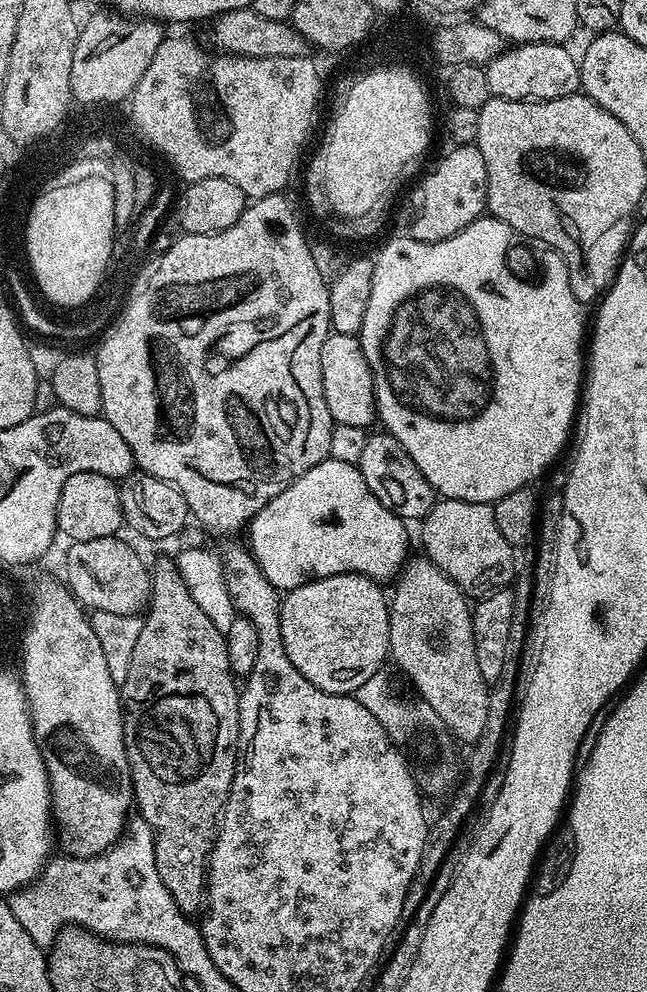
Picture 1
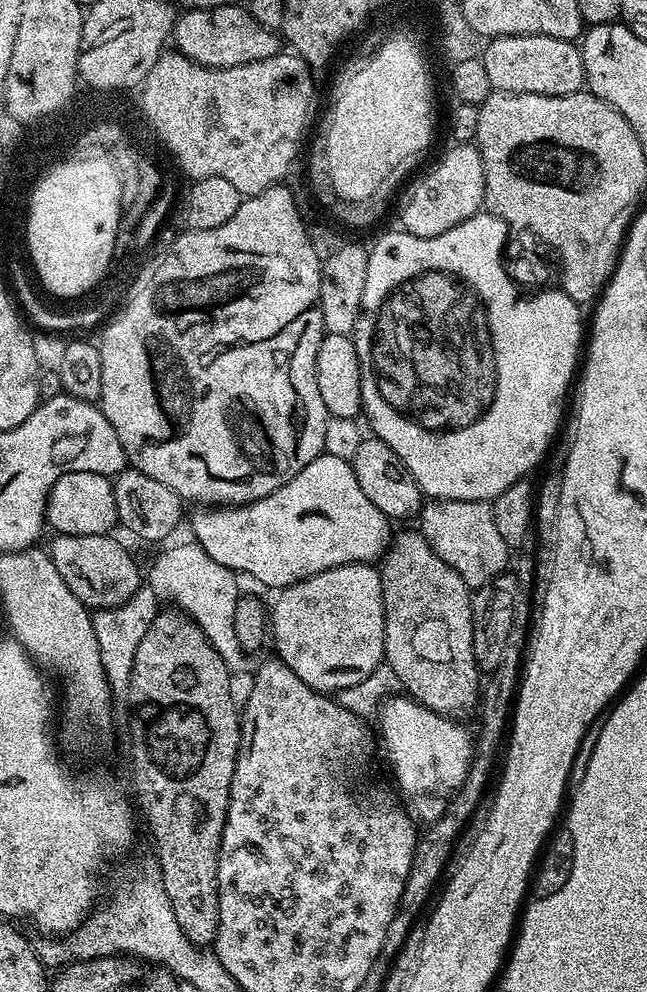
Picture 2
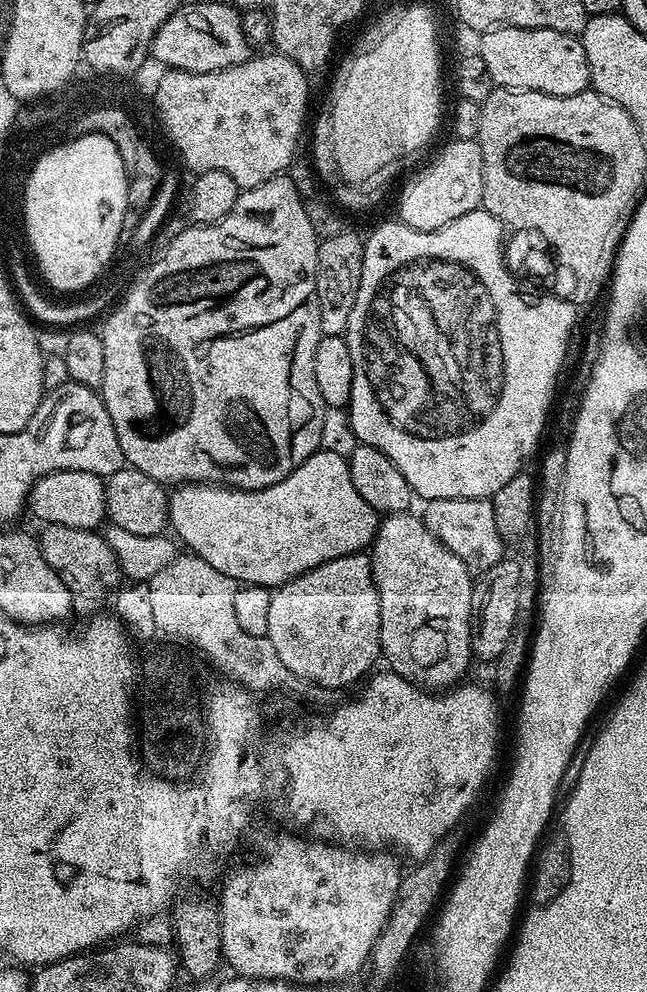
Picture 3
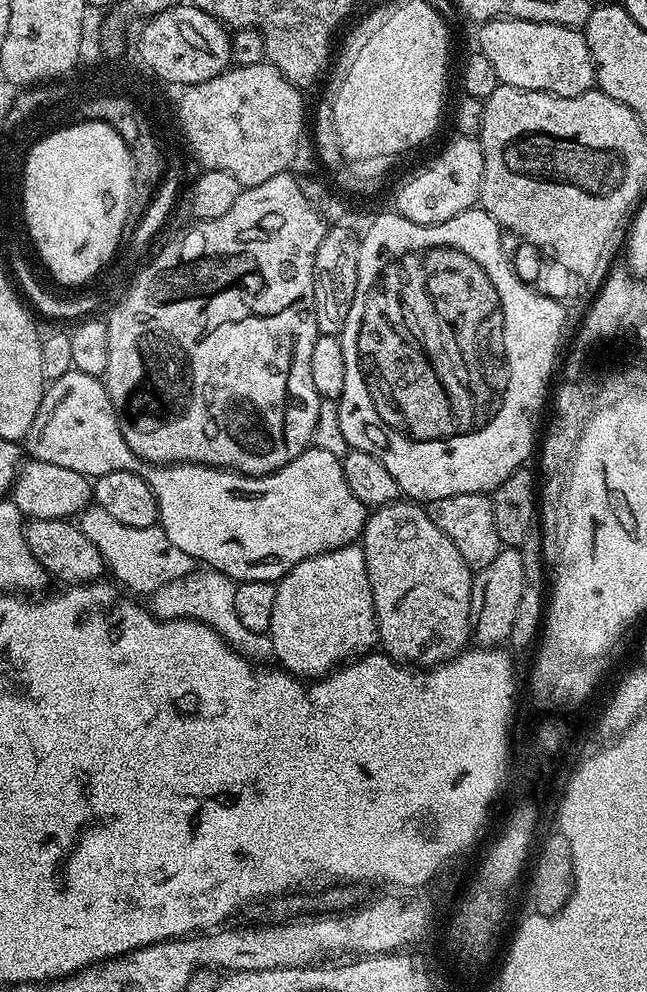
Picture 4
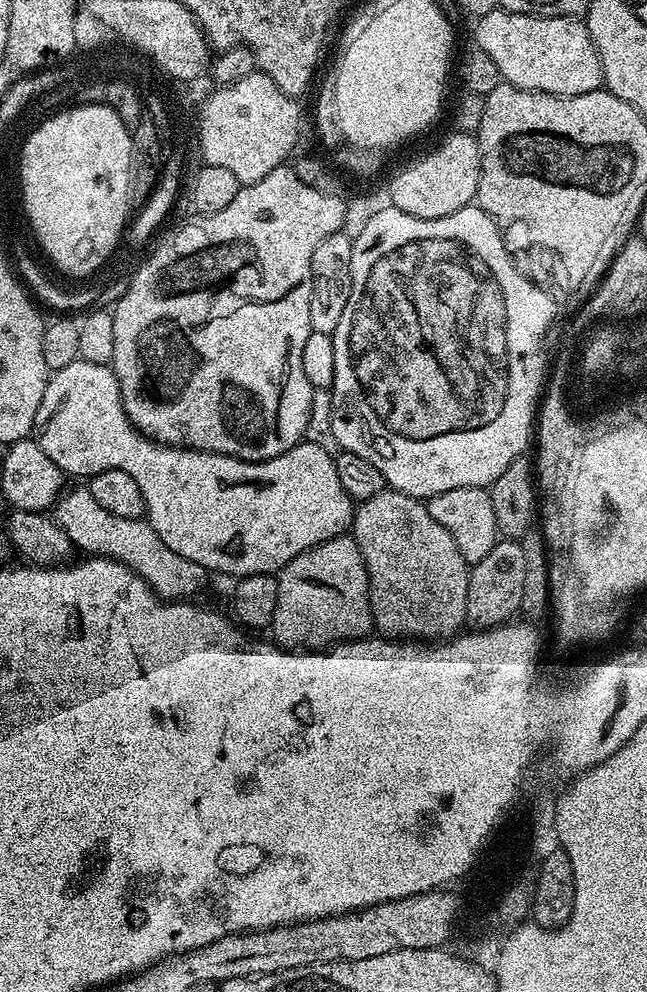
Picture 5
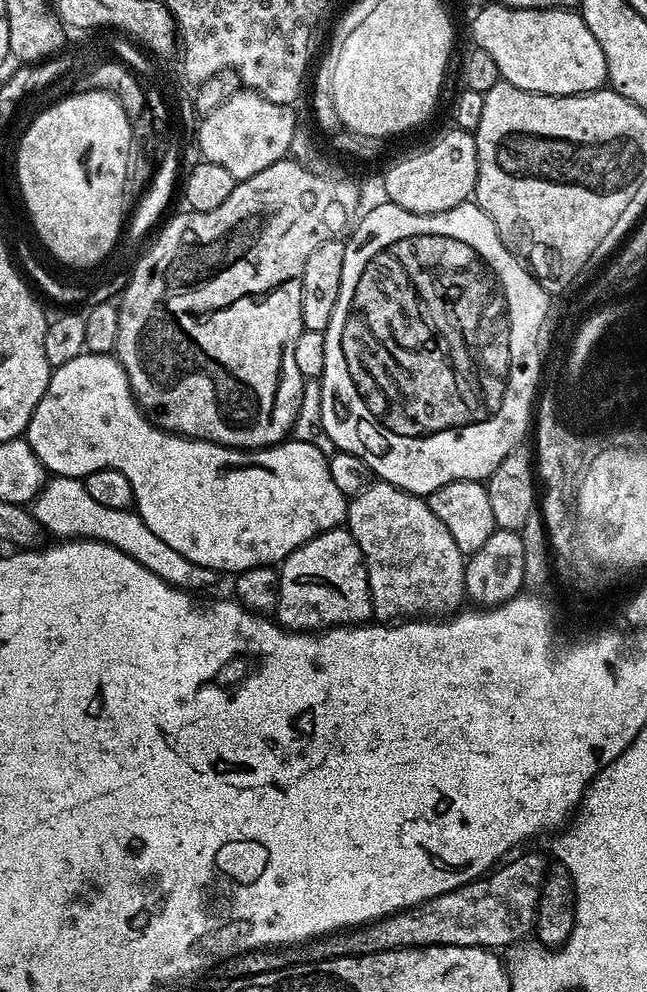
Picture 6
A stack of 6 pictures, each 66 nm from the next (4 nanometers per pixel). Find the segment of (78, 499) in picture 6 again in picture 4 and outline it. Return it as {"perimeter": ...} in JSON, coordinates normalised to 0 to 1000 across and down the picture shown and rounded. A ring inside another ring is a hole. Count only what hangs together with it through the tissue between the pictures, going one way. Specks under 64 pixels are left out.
{"perimeter":[[[147,510],[131,512],[121,521],[121,527],[127,538],[133,538],[133,542],[139,542],[145,550],[151,550],[151,558],[158,558],[165,576],[175,577],[181,581],[178,584],[199,598],[236,599],[247,592],[281,584],[300,576],[297,560],[275,554],[275,550],[269,550],[269,546],[257,542],[252,532],[246,530],[226,530],[224,532],[195,530],[189,526],[181,526],[170,518],[164,518],[164,514]]]}

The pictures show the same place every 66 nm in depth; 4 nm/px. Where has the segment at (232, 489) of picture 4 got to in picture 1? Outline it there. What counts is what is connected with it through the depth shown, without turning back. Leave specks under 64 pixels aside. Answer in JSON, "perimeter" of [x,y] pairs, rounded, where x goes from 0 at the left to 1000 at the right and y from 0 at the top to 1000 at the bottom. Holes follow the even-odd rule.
{"perimeter":[[[505,463],[491,470],[473,474],[430,502],[423,502],[382,529],[383,548],[396,570],[411,579],[411,583],[434,598],[453,597],[461,591],[478,589],[482,585],[496,585],[530,577],[553,577],[583,587],[611,586],[620,574],[632,564],[632,529],[611,516],[597,514],[584,502],[566,490],[555,471],[541,466],[522,466]]]}

